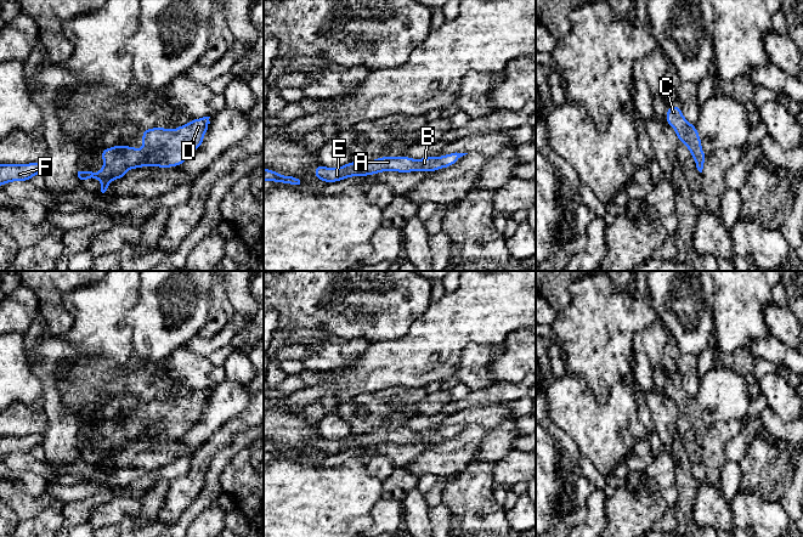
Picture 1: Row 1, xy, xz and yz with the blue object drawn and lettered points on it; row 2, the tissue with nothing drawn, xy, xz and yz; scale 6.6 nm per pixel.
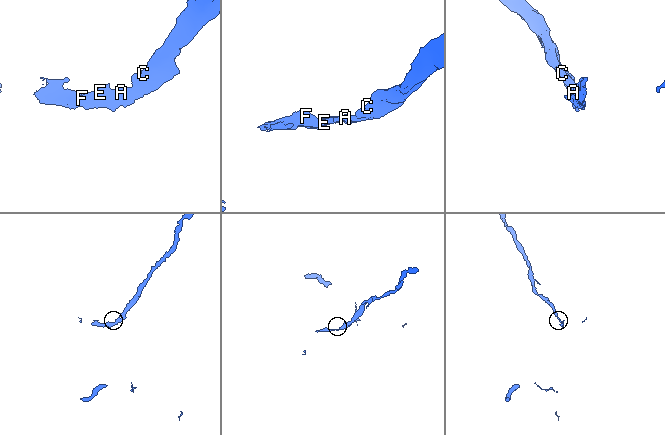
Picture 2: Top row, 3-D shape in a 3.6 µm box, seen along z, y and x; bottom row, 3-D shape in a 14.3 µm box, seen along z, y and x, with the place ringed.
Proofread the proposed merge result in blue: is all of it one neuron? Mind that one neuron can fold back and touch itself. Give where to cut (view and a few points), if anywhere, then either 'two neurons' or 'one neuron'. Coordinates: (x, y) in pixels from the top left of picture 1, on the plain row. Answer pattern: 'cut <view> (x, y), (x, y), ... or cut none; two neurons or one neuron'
cut none; one neuron

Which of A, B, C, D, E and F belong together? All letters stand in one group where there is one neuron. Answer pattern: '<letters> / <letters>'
A B C D E F

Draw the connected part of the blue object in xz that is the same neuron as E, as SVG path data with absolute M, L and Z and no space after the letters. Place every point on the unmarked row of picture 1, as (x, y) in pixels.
M451 425L437 429L425 429L423 431L412 431L402 429L380 429L373 434L350 434L341 440L326 440L321 436L313 441L313 446L319 453L328 456L341 453L351 448L367 448L381 443L437 443L441 440L448 440L456 436L460 429L468 425Z

